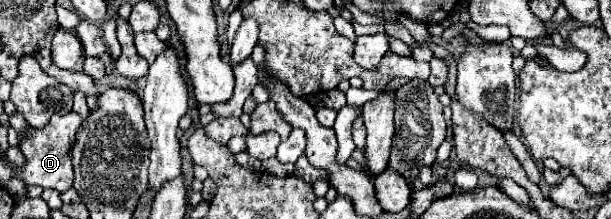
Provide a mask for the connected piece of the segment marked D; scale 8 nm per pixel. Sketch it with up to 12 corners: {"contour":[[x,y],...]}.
{"contour":[[52,116],[20,140],[24,184],[72,188],[72,146],[82,118]]}

